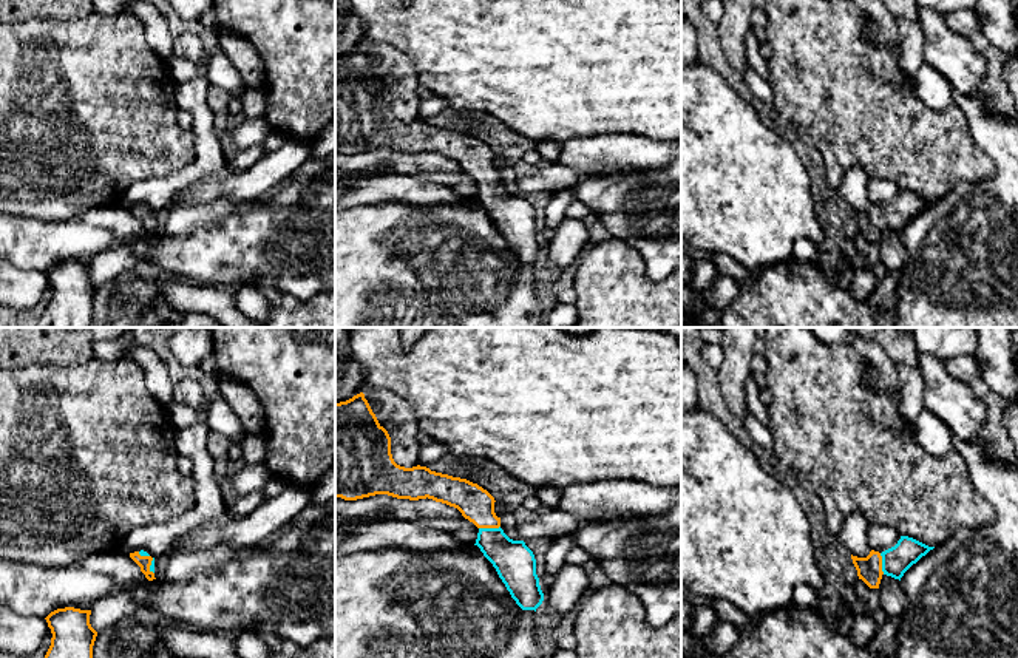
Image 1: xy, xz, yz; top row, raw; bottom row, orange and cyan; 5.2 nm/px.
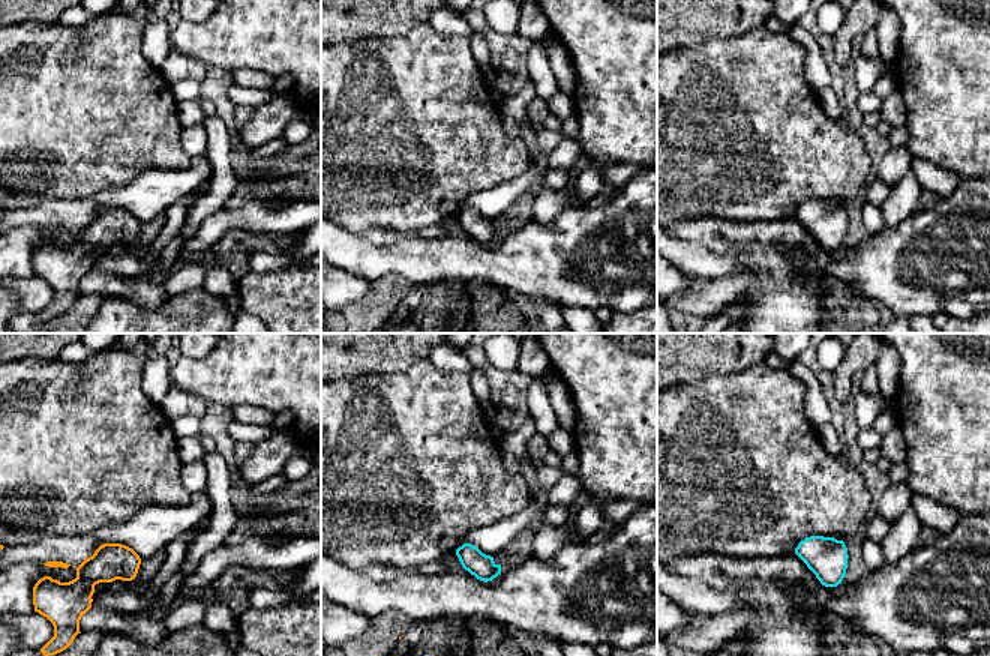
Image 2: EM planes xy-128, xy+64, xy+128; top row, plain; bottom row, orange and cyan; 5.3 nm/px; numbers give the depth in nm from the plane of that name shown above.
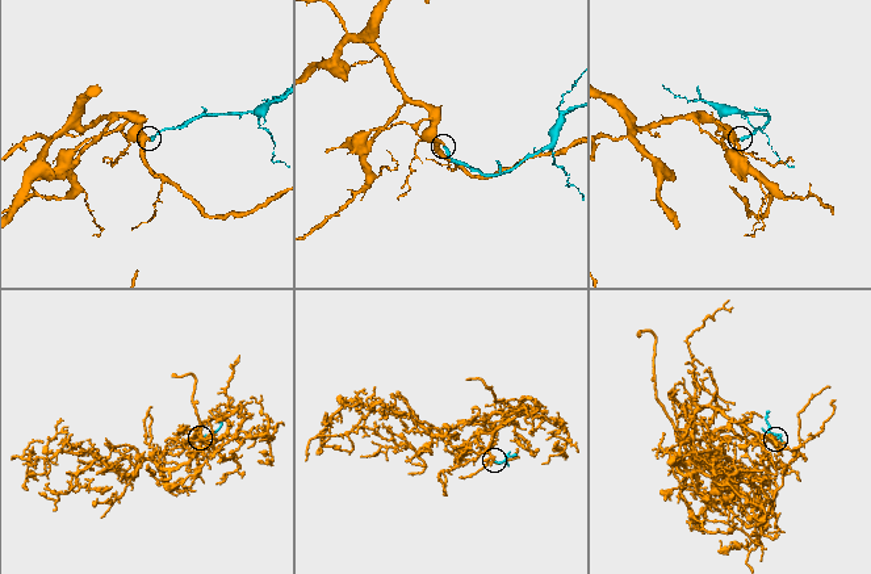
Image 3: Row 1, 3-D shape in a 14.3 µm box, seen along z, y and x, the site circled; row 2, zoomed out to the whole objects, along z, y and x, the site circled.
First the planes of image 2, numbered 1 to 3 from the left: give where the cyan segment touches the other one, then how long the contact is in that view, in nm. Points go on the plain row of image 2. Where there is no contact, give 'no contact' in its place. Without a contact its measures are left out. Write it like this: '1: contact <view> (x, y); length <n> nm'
1: no contact
2: no contact
3: no contact

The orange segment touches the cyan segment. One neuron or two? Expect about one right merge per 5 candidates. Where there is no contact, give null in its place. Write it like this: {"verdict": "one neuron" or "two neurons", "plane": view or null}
{"verdict": "one neuron", "plane": "xz"}

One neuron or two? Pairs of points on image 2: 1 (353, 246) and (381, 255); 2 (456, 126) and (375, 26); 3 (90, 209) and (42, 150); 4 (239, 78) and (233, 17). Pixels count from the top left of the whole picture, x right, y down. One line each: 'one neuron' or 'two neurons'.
1: one neuron
2: two neurons
3: two neurons
4: two neurons

